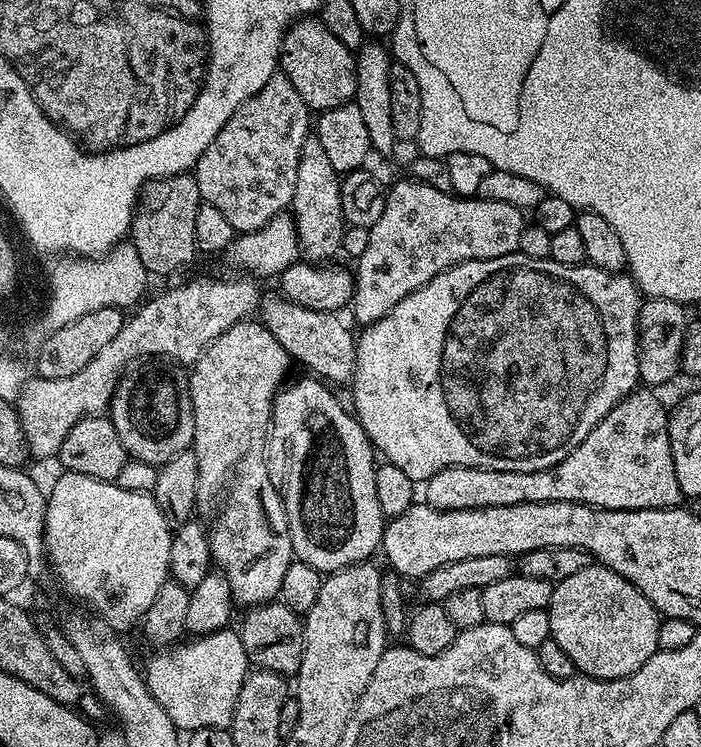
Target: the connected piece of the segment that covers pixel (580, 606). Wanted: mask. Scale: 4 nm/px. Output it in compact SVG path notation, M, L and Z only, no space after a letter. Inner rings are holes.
M587 564L578 574L562 578L554 585L552 597L546 609L550 618L552 639L566 650L570 662L574 662L577 673L593 676L595 680L617 680L634 674L658 650L658 630L662 619L646 594L638 590L622 574L610 570L604 564Z

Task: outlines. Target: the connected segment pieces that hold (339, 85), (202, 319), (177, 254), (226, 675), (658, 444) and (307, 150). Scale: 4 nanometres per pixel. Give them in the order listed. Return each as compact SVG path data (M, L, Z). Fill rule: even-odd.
M315 15L297 18L288 25L282 38L279 71L290 78L302 102L316 114L334 106L351 104L356 98L356 58L353 49L342 46L330 30Z
M236 274L233 280L215 280L204 276L177 288L168 288L156 297L145 299L124 321L122 330L78 374L70 378L32 378L20 389L14 407L20 413L20 425L28 451L35 456L59 453L66 434L82 418L109 411L116 384L129 367L141 358L167 358L191 366L218 337L239 320L247 320L257 311L262 295L257 281L248 274Z
M179 172L176 176L162 176L144 185L136 214L132 217L130 243L138 250L142 266L153 277L168 276L180 272L195 256L198 256L194 238L194 217L201 206L200 191L195 175Z
M226 627L189 641L189 644L176 642L163 650L153 651L156 653L142 668L144 682L177 730L231 729L238 693L250 671L240 633Z
M633 390L621 398L610 414L553 468L537 472L457 467L438 470L423 485L423 499L440 512L551 500L593 504L595 508L677 507L682 497L678 477L674 475L674 454L670 450L670 412L652 392L655 391Z
M309 134L306 142L302 142L302 156L298 158L298 182L294 182L294 198L290 205L290 215L296 222L300 254L305 261L332 262L341 255L346 227L340 197L341 179L341 173L330 166L330 157L326 155L322 142L318 142L316 135Z

